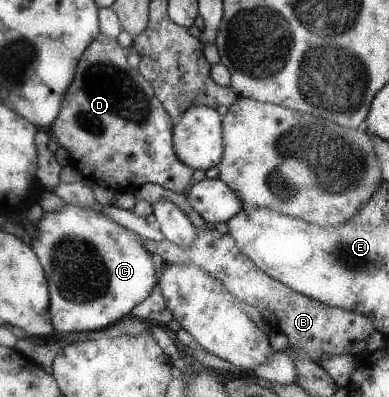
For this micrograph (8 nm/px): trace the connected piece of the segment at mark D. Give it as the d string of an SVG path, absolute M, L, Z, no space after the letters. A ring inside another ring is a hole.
M99 33L78 59L74 81L49 130L69 153L69 164L87 181L104 181L114 191L157 183L185 193L193 170L175 155L173 127L150 82L128 66L123 47Z

